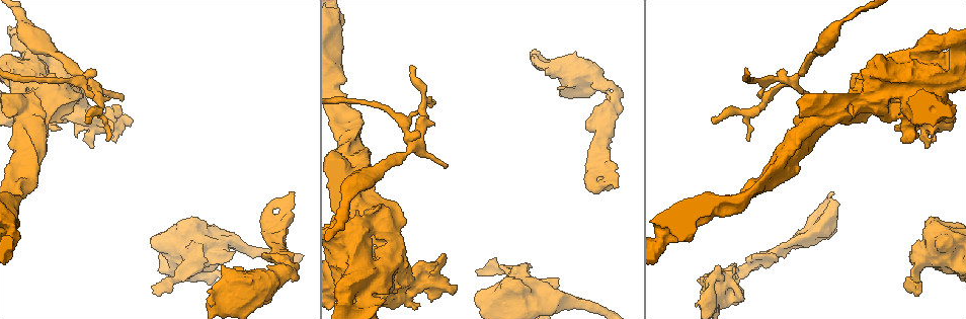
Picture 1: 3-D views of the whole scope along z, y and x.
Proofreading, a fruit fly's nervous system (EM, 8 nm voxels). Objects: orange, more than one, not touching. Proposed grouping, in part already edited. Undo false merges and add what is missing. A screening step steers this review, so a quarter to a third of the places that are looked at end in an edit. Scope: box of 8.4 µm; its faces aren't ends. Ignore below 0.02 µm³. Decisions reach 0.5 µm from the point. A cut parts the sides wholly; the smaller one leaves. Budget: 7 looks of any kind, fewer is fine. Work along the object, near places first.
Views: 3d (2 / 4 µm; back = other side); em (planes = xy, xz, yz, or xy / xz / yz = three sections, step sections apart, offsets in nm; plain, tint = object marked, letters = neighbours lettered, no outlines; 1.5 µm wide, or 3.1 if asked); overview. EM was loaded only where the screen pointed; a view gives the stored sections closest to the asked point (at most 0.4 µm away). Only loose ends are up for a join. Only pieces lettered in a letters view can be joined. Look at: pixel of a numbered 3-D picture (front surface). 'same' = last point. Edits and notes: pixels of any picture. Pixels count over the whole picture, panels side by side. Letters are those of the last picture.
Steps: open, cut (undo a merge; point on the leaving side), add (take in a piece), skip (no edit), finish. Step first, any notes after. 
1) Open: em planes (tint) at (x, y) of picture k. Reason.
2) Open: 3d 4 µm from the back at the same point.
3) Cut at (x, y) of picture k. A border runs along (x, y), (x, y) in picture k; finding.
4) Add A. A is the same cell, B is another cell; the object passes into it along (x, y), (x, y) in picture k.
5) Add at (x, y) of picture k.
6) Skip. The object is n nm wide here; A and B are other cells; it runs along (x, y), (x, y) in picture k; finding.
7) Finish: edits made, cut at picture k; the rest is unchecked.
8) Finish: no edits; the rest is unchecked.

Open: em yz step 4 (tint) at (89, 79) of picture 1. Side arm on a straight run.

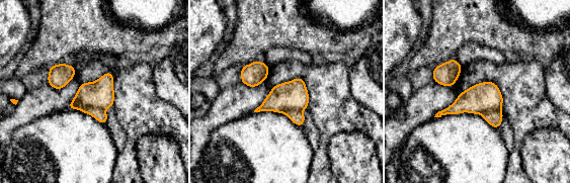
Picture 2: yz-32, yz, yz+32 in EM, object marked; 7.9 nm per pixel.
Open: em planes (letters) at the same point.

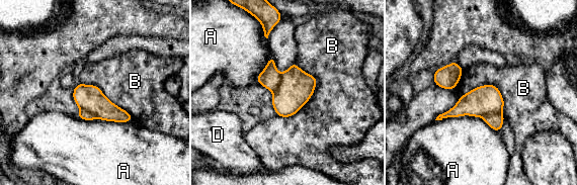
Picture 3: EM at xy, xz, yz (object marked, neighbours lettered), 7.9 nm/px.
Cut at (269, 78) of picture 3. A, B and D are other cells; a border runs along (280, 74), (280, 83), (272, 92) in picture 3; a second neuron is stuck on.

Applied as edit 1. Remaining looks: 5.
Open: em planes (letters) at (346, 201) of picture 1. A narrow waist.

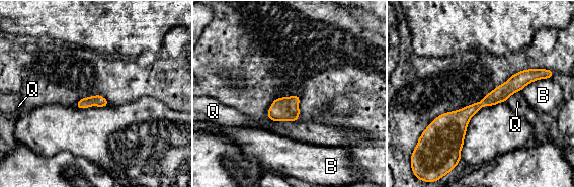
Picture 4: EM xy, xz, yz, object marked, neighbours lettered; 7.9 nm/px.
Skip. The object is 100 nm wide here; B and Q are other cells; it runs along (543, 76), (433, 126) in picture 4; continuous, no second neuron.

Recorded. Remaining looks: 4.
Open: em planes (letters) at (85, 117) of picture 1. An open end.

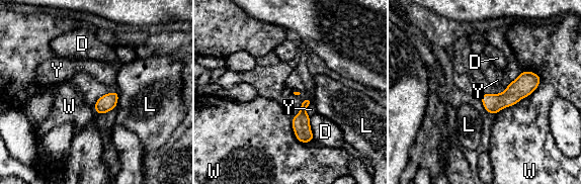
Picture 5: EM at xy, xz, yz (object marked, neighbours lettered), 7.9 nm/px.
Skip. D, L, W and Y are other cells; none of them fits.

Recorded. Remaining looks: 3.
Finish: edits made, cut at picture 3; the rest is unchecked.

